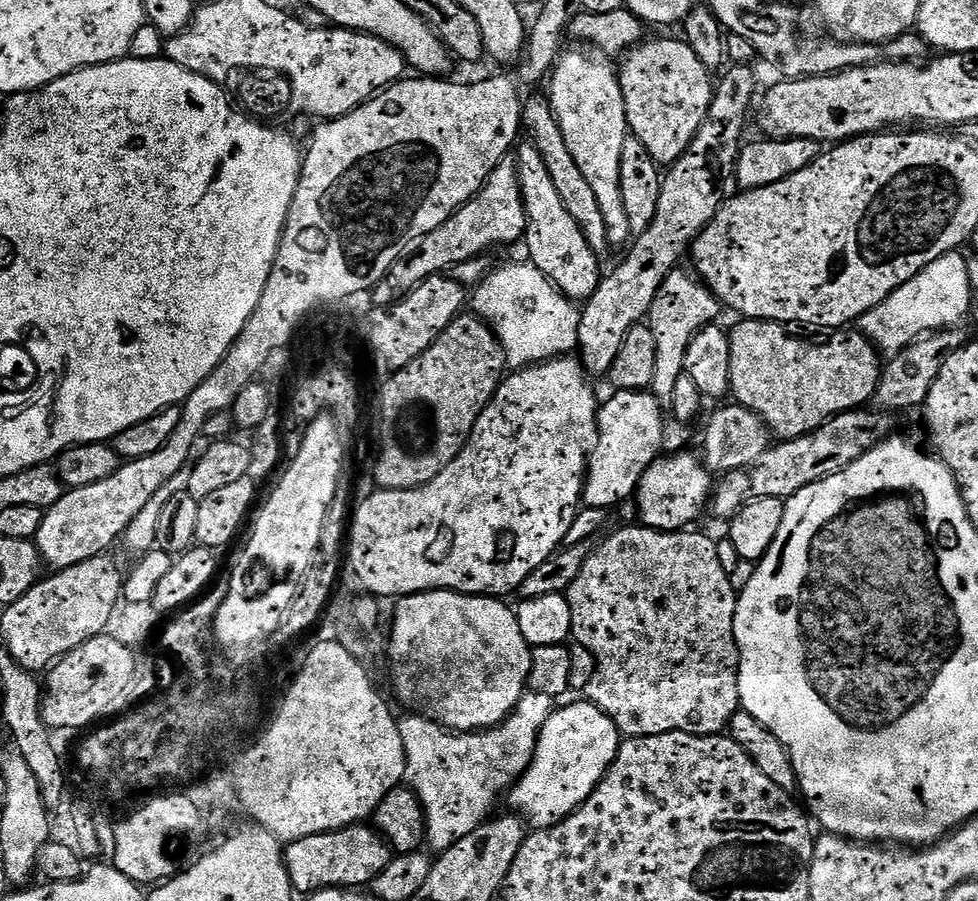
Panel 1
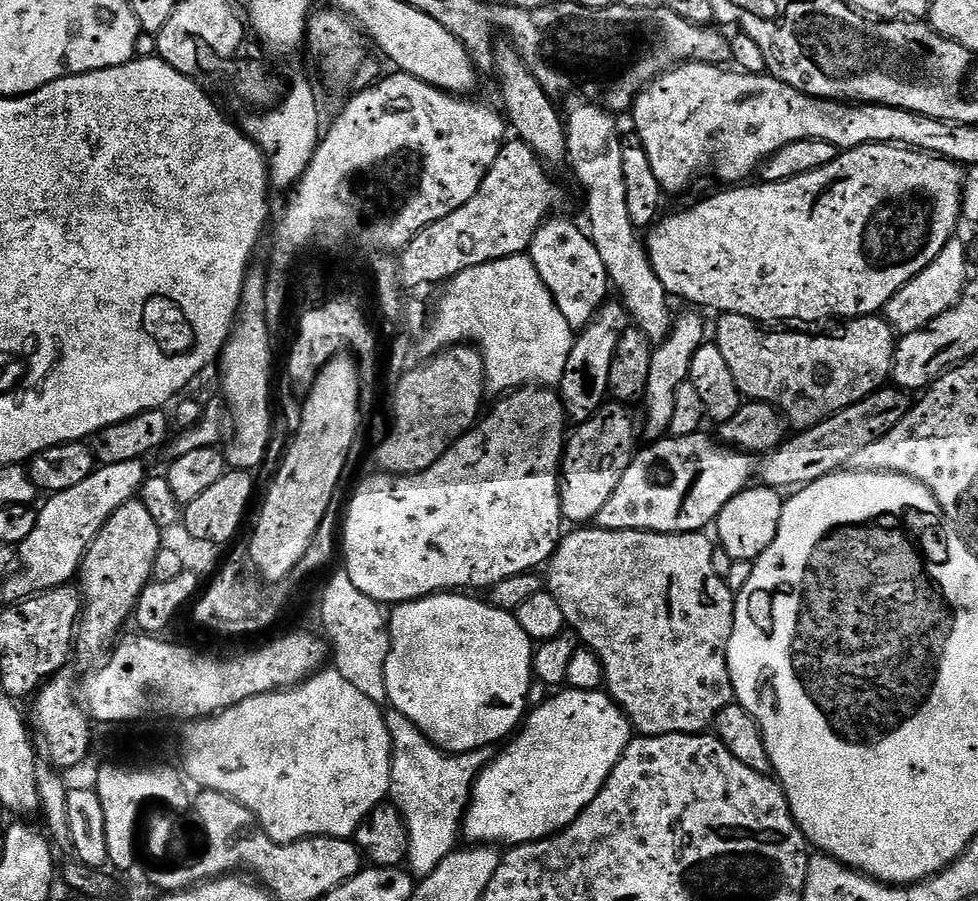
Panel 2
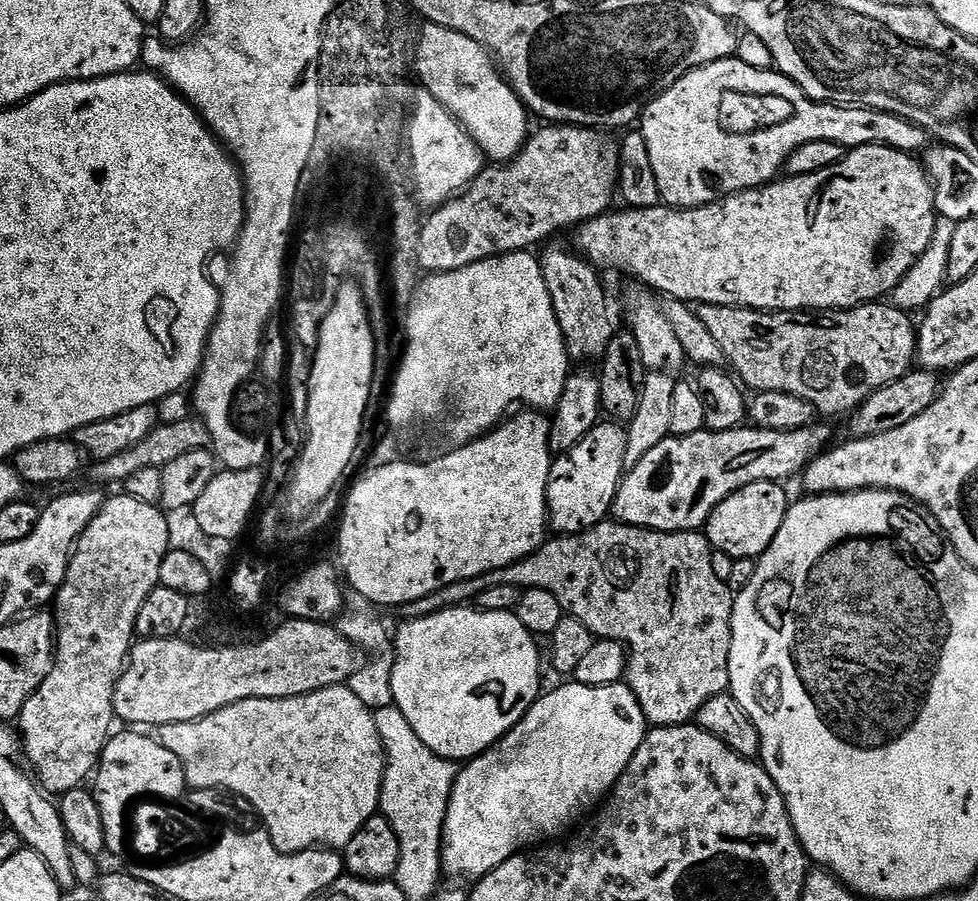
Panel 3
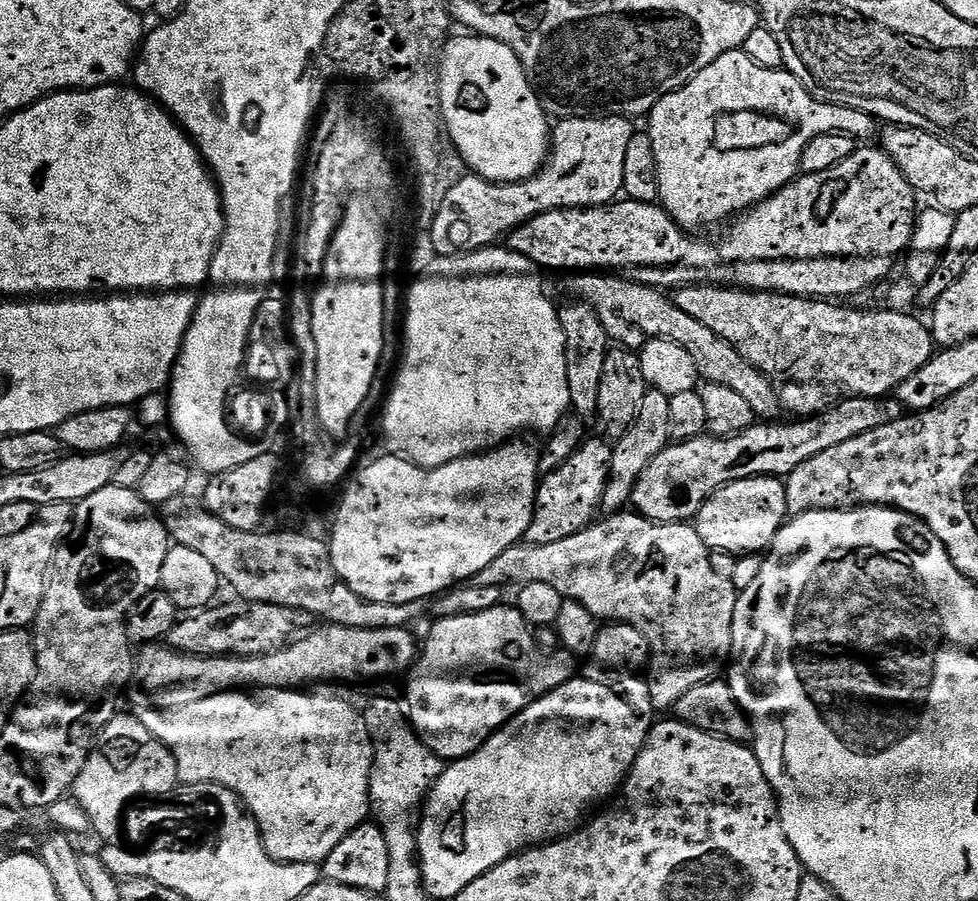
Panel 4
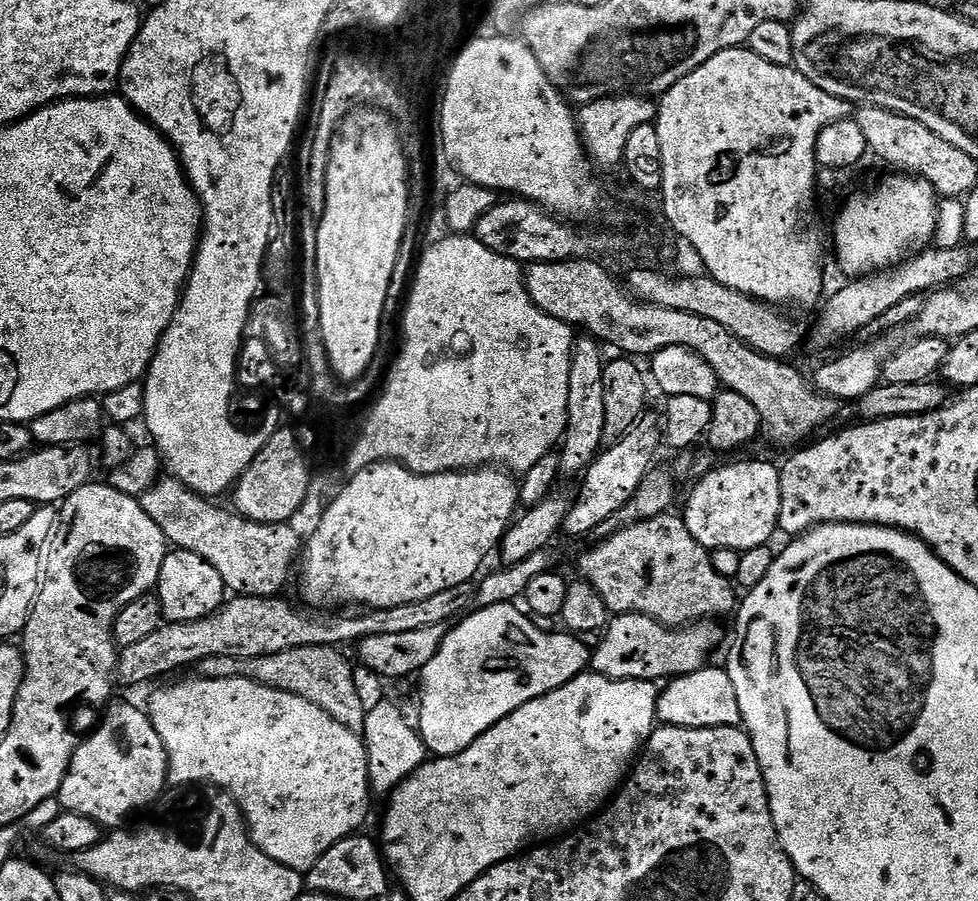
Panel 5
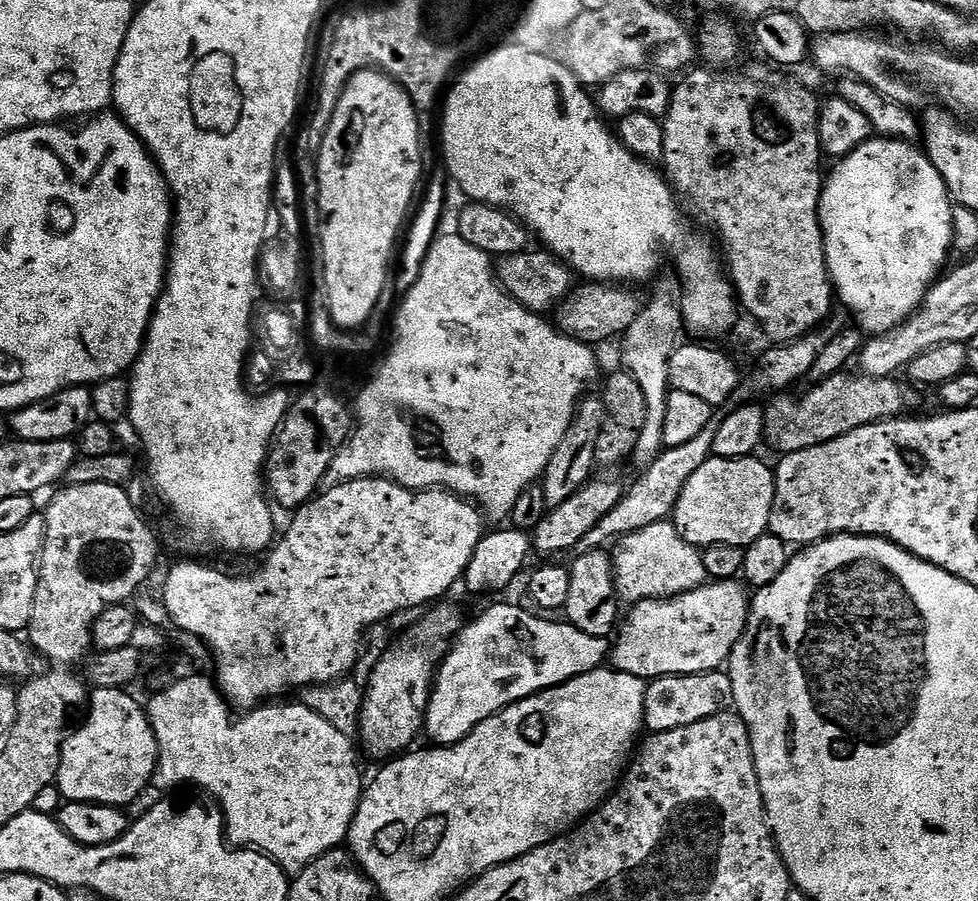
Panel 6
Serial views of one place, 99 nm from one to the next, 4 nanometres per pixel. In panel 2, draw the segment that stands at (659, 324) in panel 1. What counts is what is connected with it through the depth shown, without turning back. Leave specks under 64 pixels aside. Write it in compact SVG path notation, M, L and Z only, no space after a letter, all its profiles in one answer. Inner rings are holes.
M688 310L675 317L672 321L672 331L666 339L659 341L658 347L653 351L650 362L650 382L646 382L646 390L642 397L644 404L644 424L642 420L642 432L649 437L649 441L655 442L667 437L670 432L670 421L674 418L674 398L678 395L678 386L682 386L688 380L692 359L704 343L704 320L699 311Z

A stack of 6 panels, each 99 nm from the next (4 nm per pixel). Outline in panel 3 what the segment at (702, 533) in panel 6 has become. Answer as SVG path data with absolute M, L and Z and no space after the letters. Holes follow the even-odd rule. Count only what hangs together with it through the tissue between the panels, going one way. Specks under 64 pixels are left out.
M763 480L742 486L742 490L727 496L714 514L710 514L706 525L706 537L712 548L730 554L735 561L763 556L770 542L774 542L790 507L784 487L783 483Z

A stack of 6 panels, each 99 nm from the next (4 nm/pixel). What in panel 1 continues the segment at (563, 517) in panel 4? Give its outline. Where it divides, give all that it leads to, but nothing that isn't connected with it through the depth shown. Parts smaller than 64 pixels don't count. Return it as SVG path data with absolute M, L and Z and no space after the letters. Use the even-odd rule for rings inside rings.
M617 391L608 401L598 408L596 427L598 435L590 449L588 466L584 473L583 503L589 508L611 510L615 504L623 500L631 501L636 495L636 488L645 470L661 455L666 433L664 433L664 416L660 413L661 401L647 391L622 392Z

